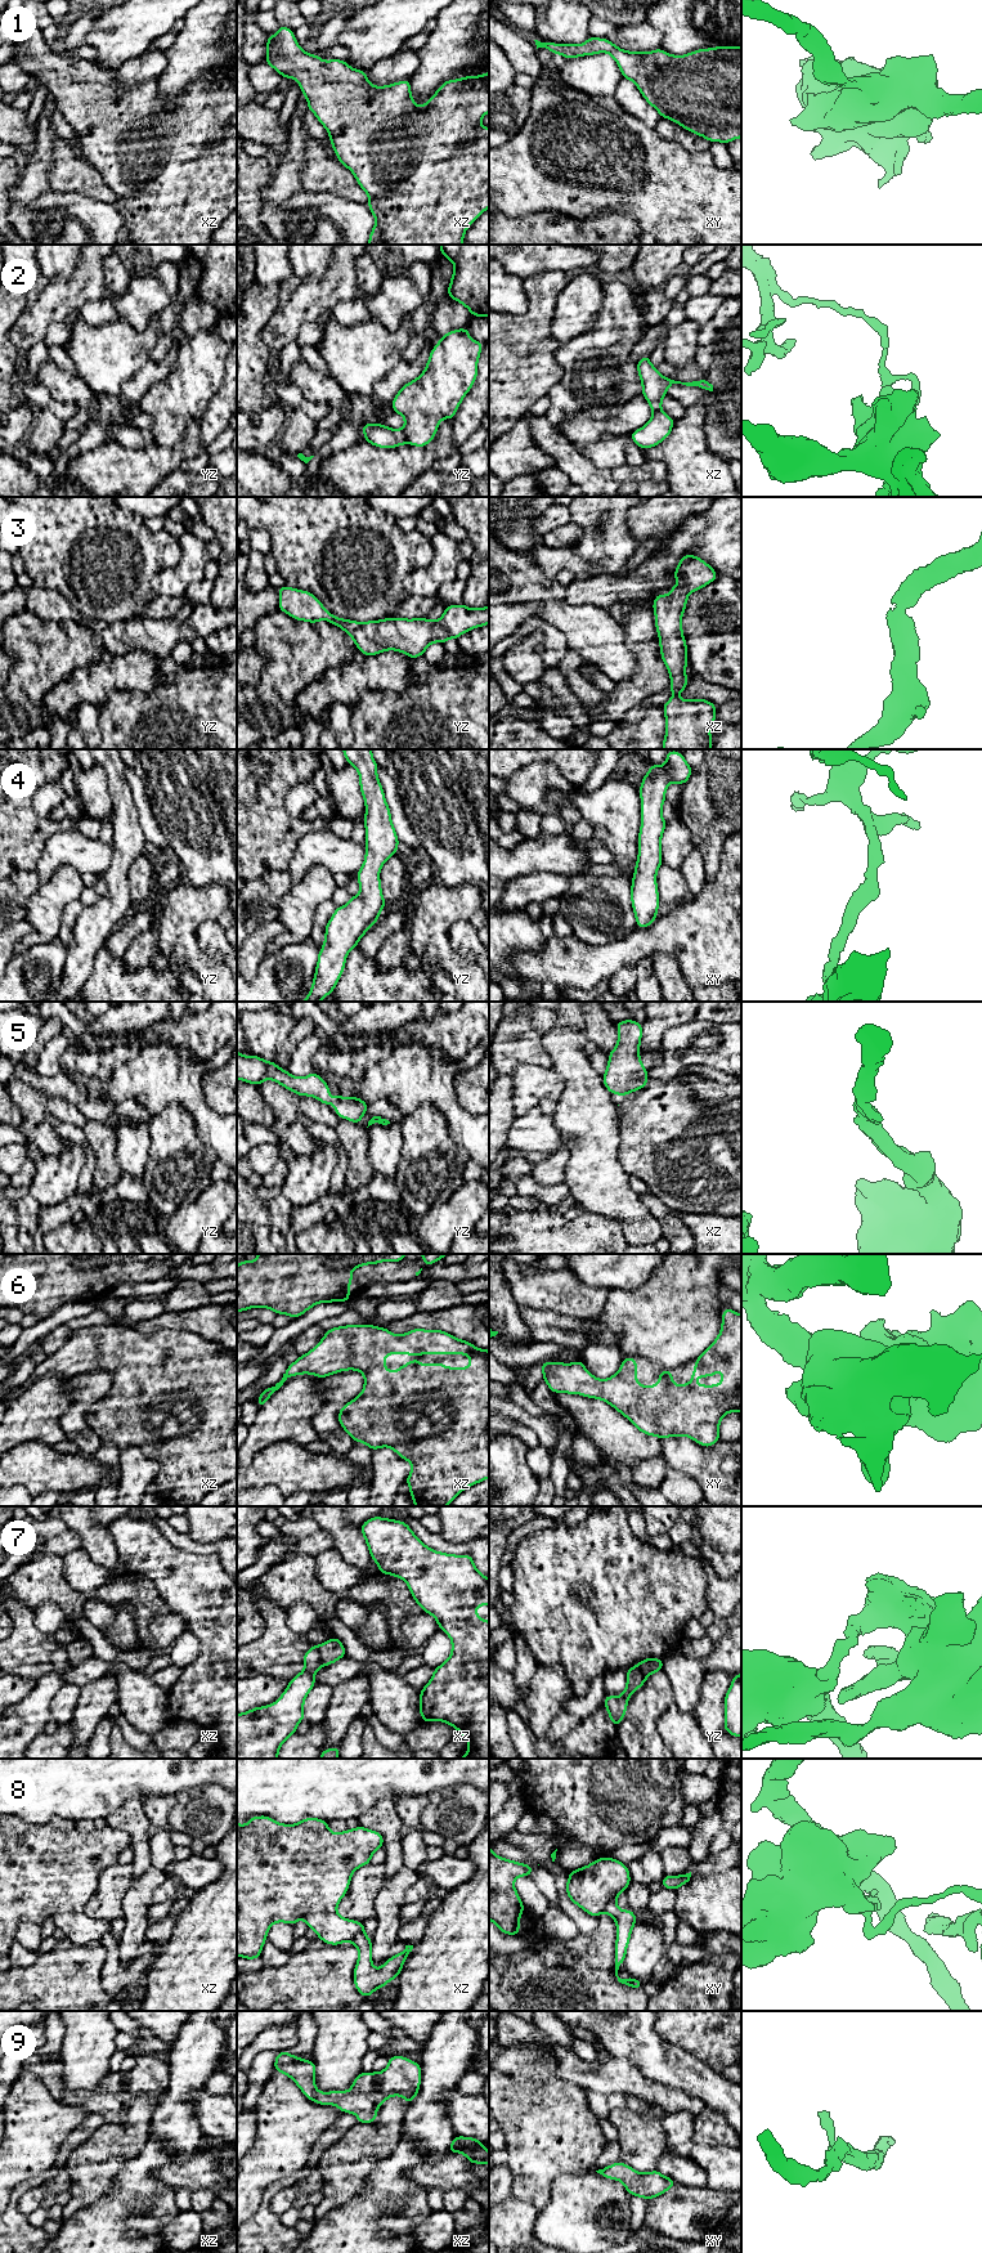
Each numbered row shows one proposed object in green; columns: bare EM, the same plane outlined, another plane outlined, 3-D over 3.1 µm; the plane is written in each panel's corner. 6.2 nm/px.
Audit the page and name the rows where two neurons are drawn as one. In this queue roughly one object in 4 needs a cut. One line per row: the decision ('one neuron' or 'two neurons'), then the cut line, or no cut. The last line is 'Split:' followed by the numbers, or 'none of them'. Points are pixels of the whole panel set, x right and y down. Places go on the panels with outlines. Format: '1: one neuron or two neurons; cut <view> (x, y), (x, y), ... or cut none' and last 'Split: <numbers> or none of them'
1: one neuron; cut none
2: two neurons; cut yz (402, 429), (407, 442)
3: one neuron; cut none
4: one neuron; cut none
5: one neuron; cut none
6: one neuron; cut none
7: two neurons; cut xz (315, 1647), (324, 1664)
8: two neurons; cut xy (617, 1894), (609, 1899), (604, 1911)
9: one neuron; cut none
Split: 2, 7, 8

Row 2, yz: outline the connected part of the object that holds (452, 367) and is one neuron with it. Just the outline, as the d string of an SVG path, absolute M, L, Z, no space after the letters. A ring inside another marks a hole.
M468 327L445 333L432 348L422 375L405 384L391 402L393 411L404 417L407 443L427 445L436 434L443 418L454 418L456 412L476 381L477 360L484 344L468 336Z

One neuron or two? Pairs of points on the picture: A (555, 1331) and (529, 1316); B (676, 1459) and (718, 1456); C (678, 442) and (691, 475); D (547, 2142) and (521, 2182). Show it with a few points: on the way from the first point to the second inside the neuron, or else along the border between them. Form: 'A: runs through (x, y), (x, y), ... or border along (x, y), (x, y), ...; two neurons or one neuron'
A: runs through (548, 1325), (536, 1320); one neuron
B: runs through (686, 1459), (708, 1459); one neuron
C: runs through (685, 449), (691, 467); one neuron
D: runs through (538, 2153), (532, 2172); one neuron

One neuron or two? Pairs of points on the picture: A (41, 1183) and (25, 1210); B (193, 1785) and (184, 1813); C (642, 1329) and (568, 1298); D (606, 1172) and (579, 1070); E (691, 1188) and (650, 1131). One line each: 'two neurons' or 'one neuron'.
A: two neurons
B: two neurons
C: two neurons
D: one neuron
E: one neuron

